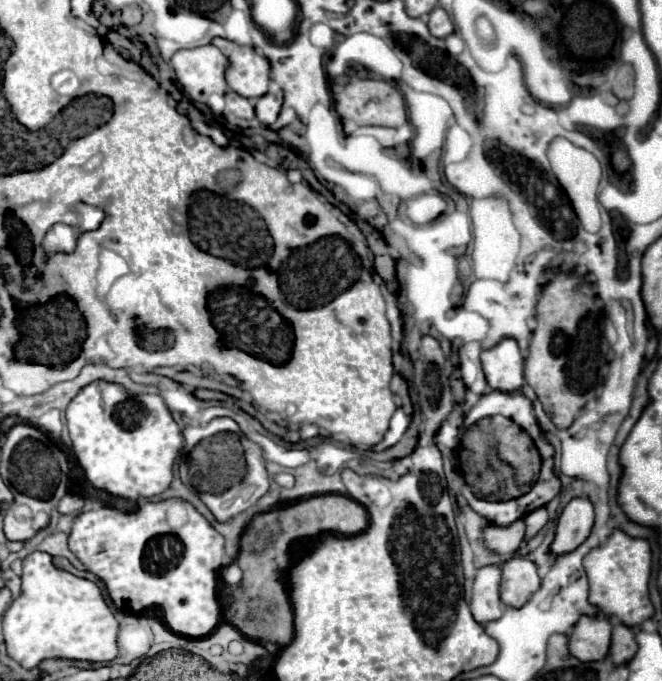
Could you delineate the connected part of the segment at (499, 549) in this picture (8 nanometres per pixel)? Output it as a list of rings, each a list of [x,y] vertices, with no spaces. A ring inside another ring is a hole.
[[[523,520],[507,526],[507,528],[487,526],[483,530],[485,548],[489,548],[493,554],[501,554],[501,556],[517,552],[523,538],[525,538],[525,522]]]

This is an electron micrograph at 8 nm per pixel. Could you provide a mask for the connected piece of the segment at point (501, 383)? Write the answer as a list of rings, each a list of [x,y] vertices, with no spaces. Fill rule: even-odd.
[[[507,338],[491,350],[481,352],[487,384],[499,392],[517,392],[523,386],[523,356],[515,340]]]

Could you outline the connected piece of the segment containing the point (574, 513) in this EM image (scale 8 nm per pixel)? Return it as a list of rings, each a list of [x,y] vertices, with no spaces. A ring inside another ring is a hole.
[[[573,498],[561,512],[557,520],[555,540],[549,546],[549,552],[555,556],[569,554],[579,548],[593,528],[593,506],[587,498]]]

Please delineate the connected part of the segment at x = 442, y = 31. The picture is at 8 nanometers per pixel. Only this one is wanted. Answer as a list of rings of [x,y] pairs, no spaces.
[[[443,8],[431,10],[431,14],[427,16],[427,26],[429,26],[429,32],[437,38],[445,38],[445,36],[455,32],[453,22],[451,22],[451,18],[447,16],[447,12]]]

